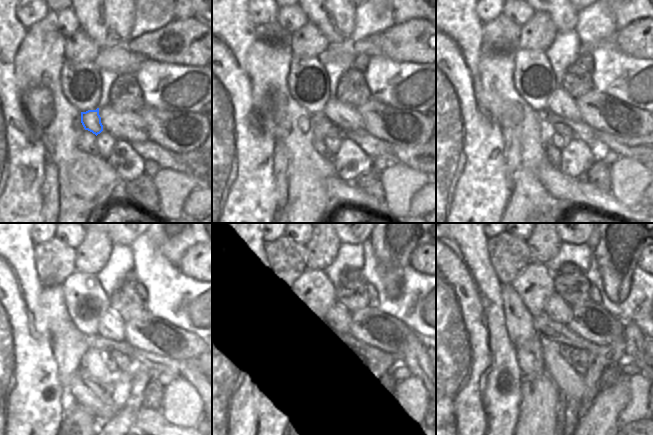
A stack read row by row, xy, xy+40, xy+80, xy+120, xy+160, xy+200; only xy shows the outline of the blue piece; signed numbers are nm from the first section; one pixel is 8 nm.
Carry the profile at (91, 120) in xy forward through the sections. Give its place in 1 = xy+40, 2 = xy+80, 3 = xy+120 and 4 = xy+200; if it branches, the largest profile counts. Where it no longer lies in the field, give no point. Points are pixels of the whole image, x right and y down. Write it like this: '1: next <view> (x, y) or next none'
1: next xy+40 (321, 126)
2: next xy+80 (546, 129)
3: next xy+120 (92, 363)
4: next xy+200 (545, 362)

